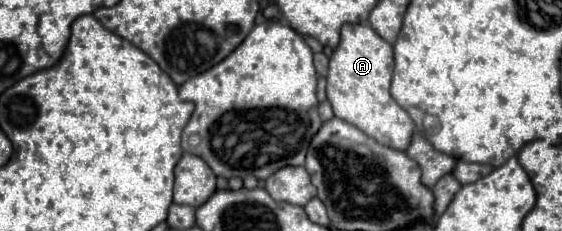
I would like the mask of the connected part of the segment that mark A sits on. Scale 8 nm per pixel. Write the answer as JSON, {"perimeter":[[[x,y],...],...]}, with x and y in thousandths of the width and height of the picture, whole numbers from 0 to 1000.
{"perimeter":[[[625,100],[610,108],[607,186],[600,195],[600,212],[585,255],[585,316],[582,316],[582,429],[593,455],[596,506],[639,550],[646,576],[653,576],[678,628],[721,654],[731,628],[738,532],[728,506],[728,489],[699,437],[692,403],[696,325],[699,325],[699,203],[685,169],[678,169],[657,108],[625,108]]]}

